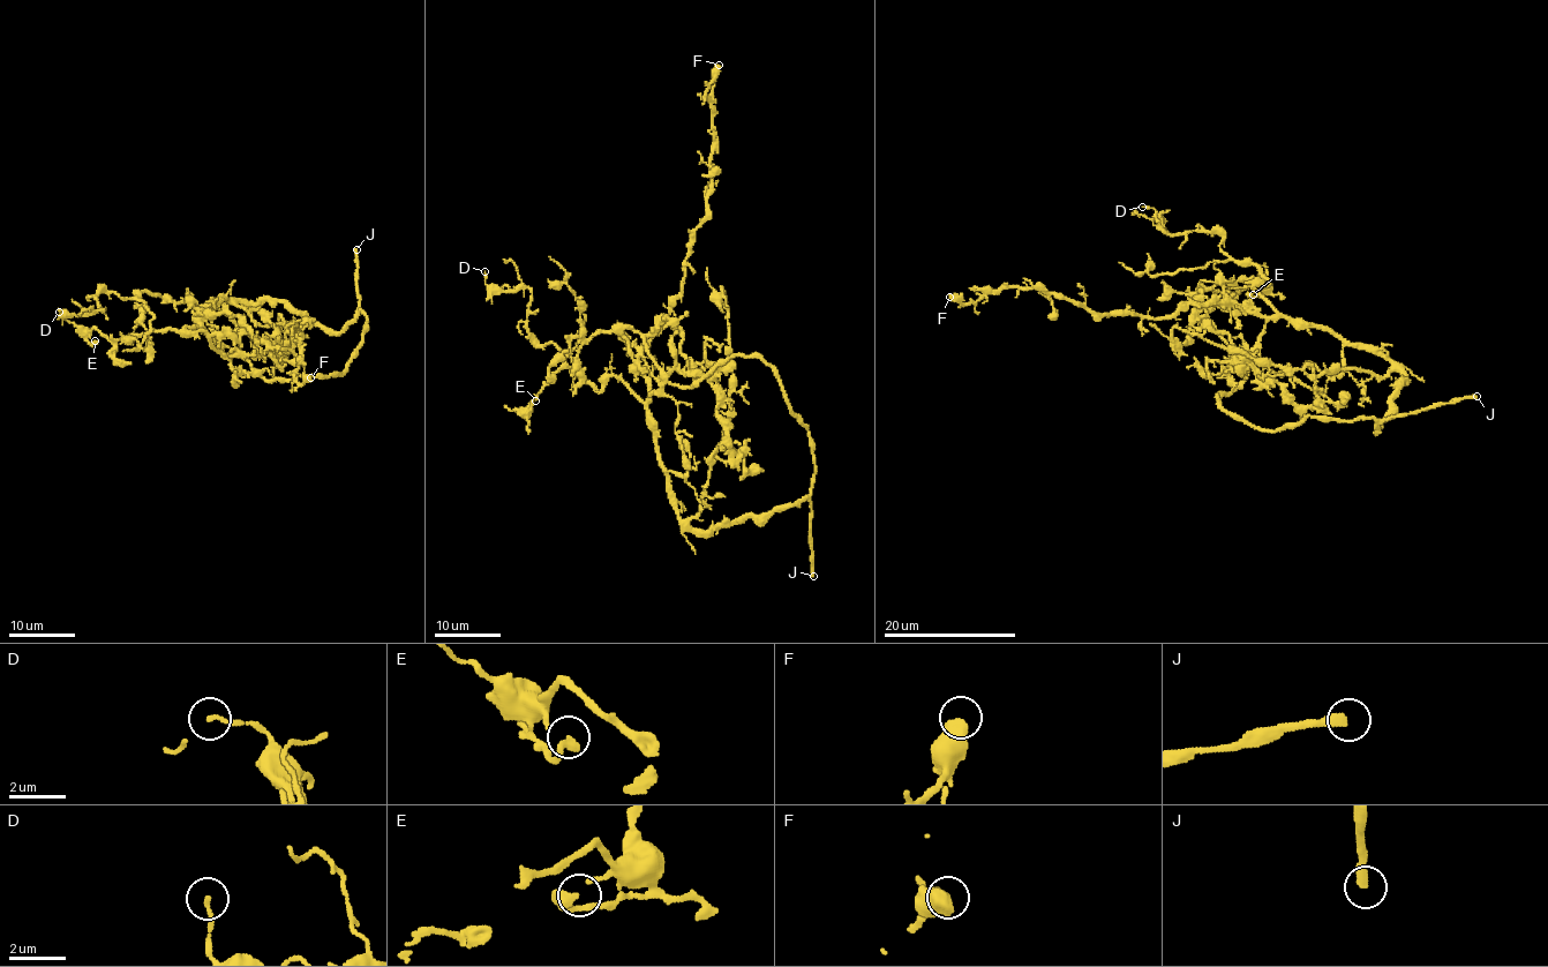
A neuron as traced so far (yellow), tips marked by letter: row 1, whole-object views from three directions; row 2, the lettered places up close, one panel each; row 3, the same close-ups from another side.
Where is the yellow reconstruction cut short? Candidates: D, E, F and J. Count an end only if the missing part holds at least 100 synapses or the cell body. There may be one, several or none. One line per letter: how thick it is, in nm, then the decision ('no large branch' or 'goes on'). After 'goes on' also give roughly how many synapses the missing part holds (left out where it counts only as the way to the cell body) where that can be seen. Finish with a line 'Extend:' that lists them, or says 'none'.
D: 130 nm | no large branch
E: 320 nm | no large branch
F: 600 nm | no large branch
J: 320 nm | goes on
Extend: J

